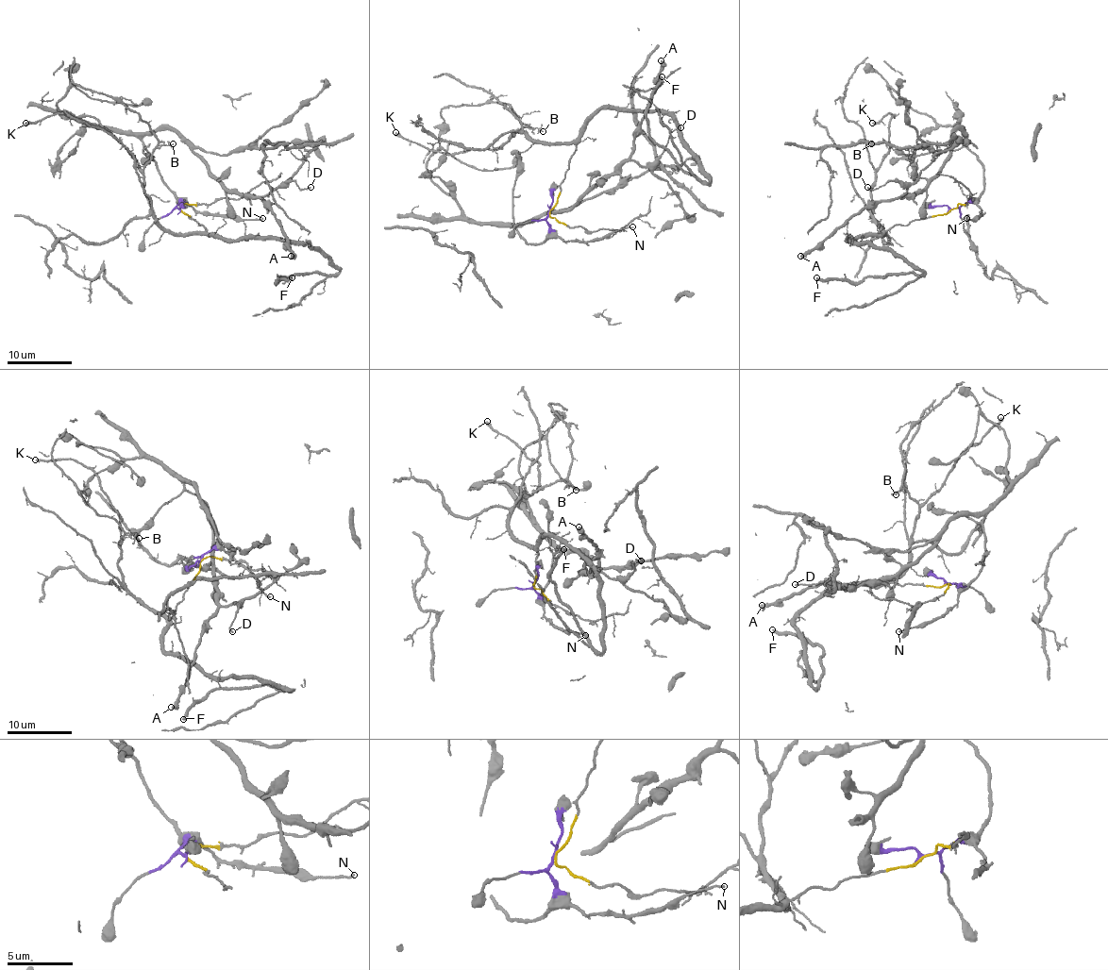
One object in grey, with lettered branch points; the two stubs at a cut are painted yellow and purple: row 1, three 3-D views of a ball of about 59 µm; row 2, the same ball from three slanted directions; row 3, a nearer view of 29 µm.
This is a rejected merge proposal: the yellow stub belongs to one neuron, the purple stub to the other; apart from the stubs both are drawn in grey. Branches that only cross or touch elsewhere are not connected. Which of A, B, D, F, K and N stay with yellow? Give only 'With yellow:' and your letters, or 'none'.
With yellow: B, F, K

